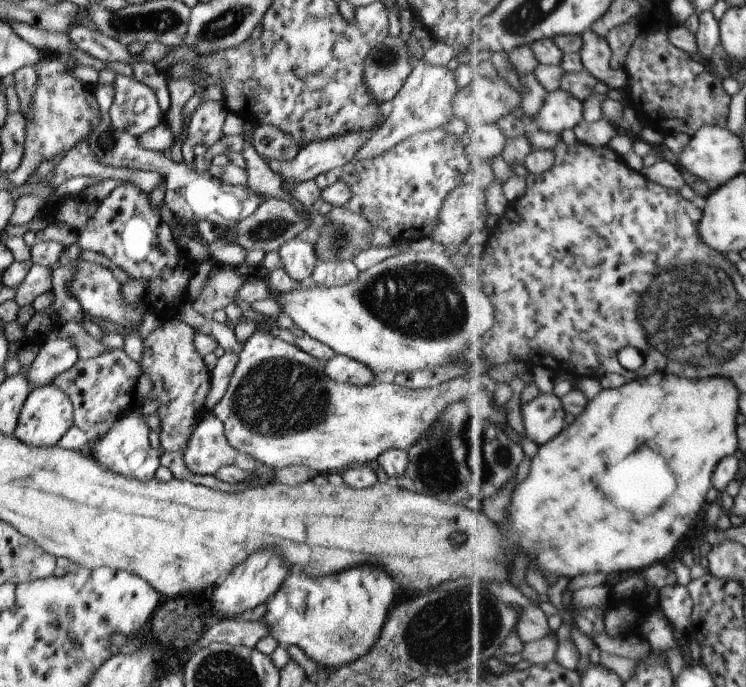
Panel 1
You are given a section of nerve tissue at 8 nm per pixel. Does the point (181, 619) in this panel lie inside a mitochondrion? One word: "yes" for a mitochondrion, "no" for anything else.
yes

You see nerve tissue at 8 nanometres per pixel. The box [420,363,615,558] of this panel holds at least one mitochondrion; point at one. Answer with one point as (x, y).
(498, 460)

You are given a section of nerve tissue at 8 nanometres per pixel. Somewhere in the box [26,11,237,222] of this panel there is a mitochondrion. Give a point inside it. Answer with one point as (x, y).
(53, 112)

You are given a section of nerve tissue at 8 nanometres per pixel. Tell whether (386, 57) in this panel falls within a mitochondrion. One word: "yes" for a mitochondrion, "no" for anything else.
yes

